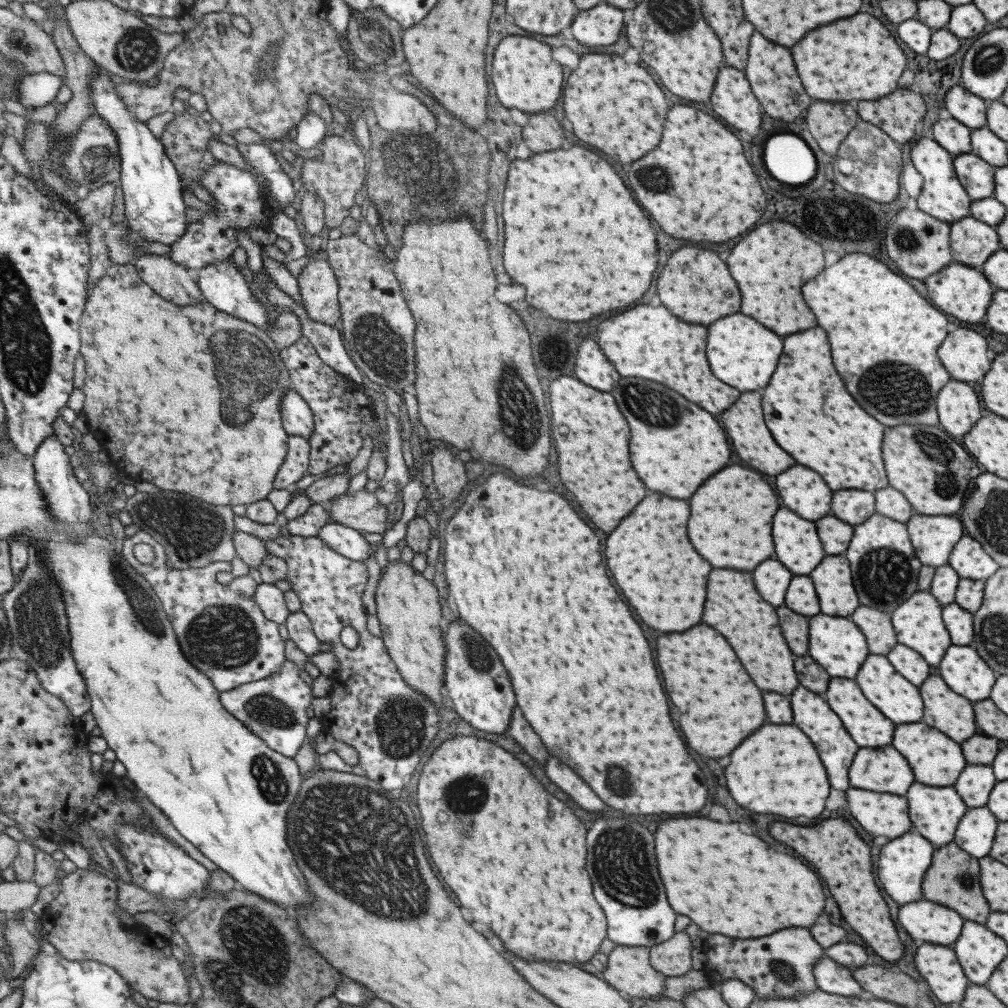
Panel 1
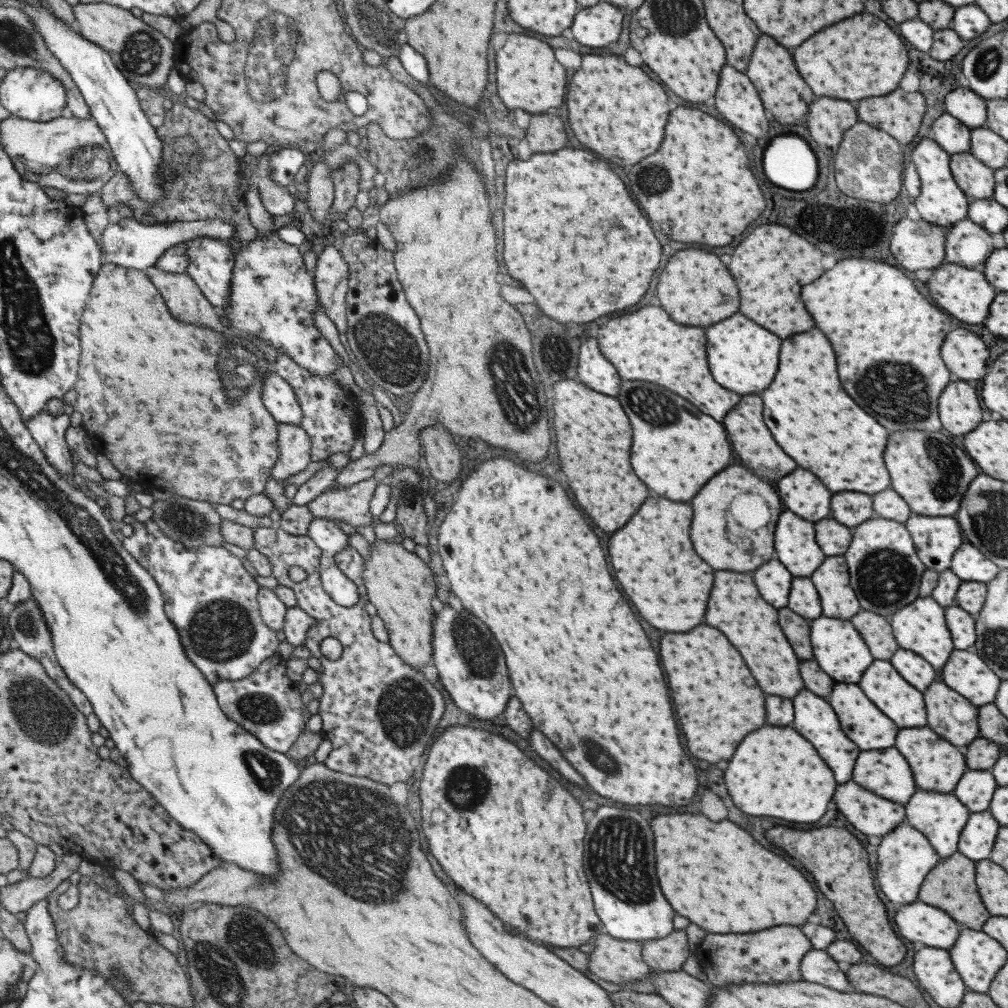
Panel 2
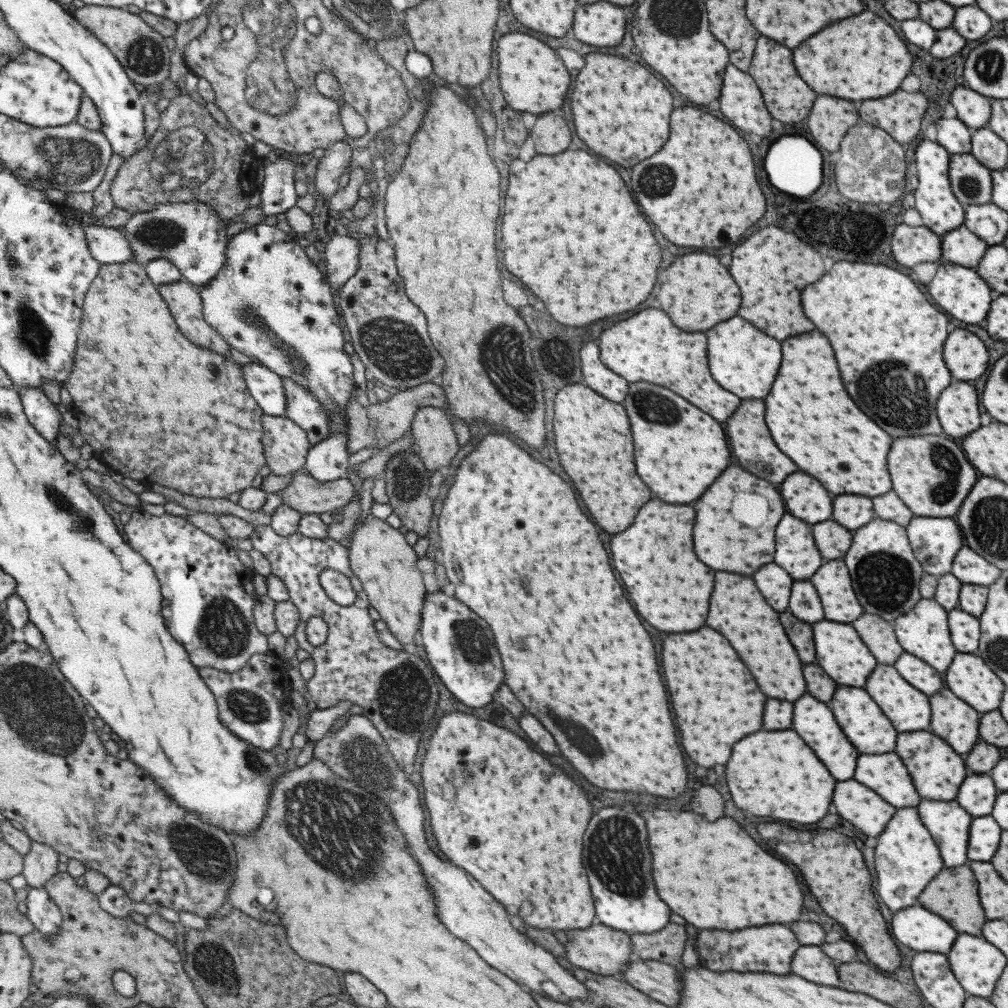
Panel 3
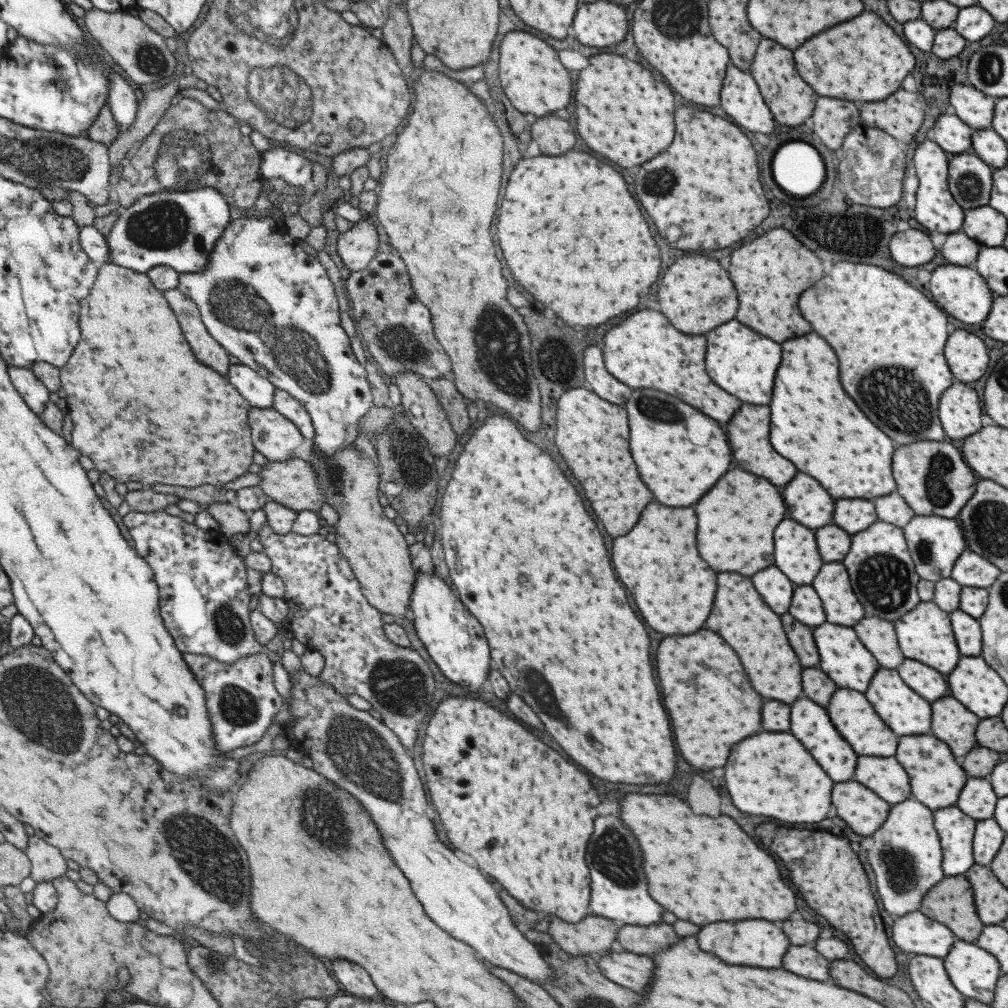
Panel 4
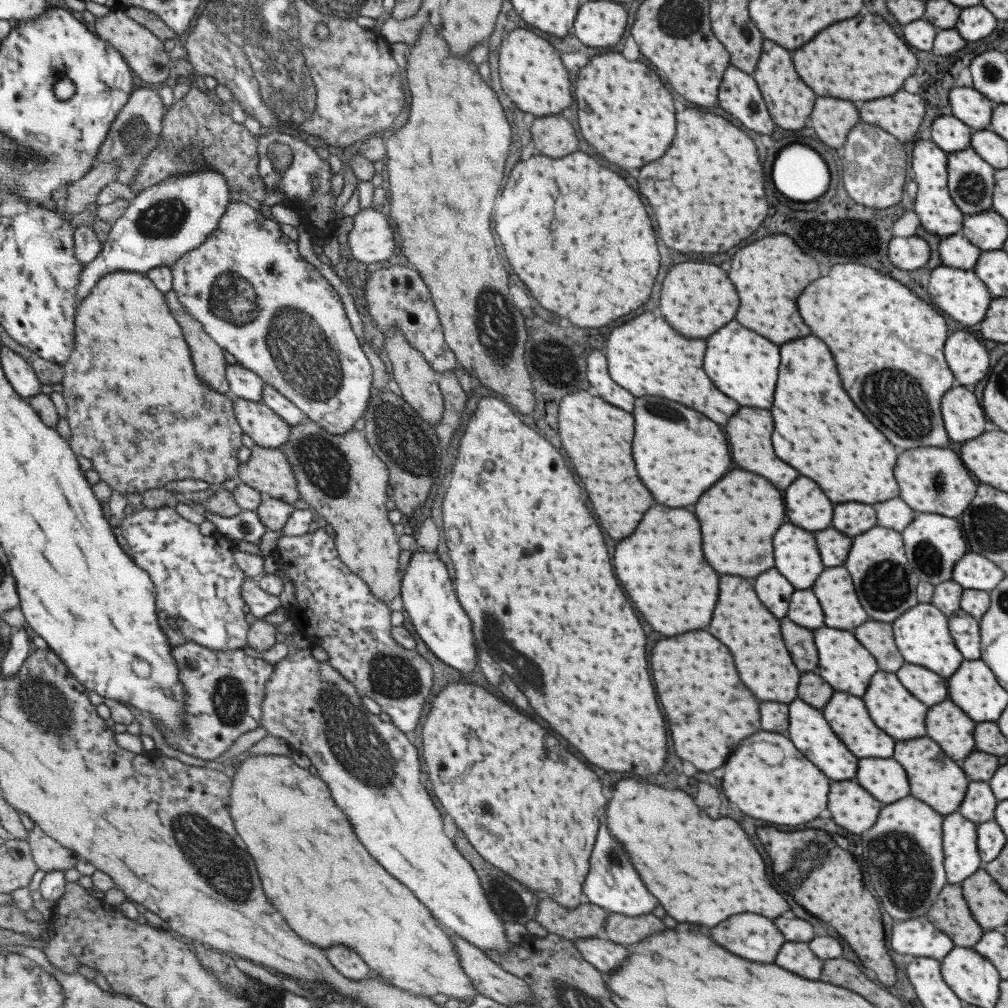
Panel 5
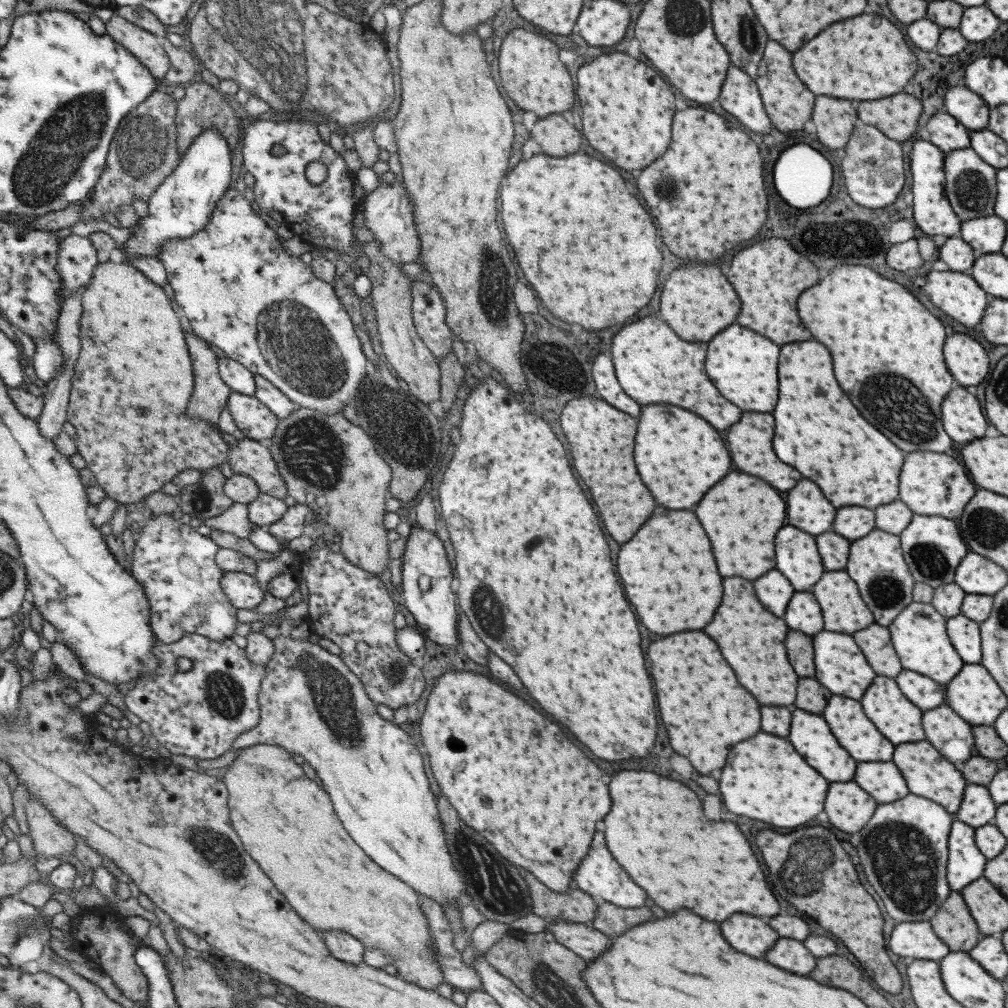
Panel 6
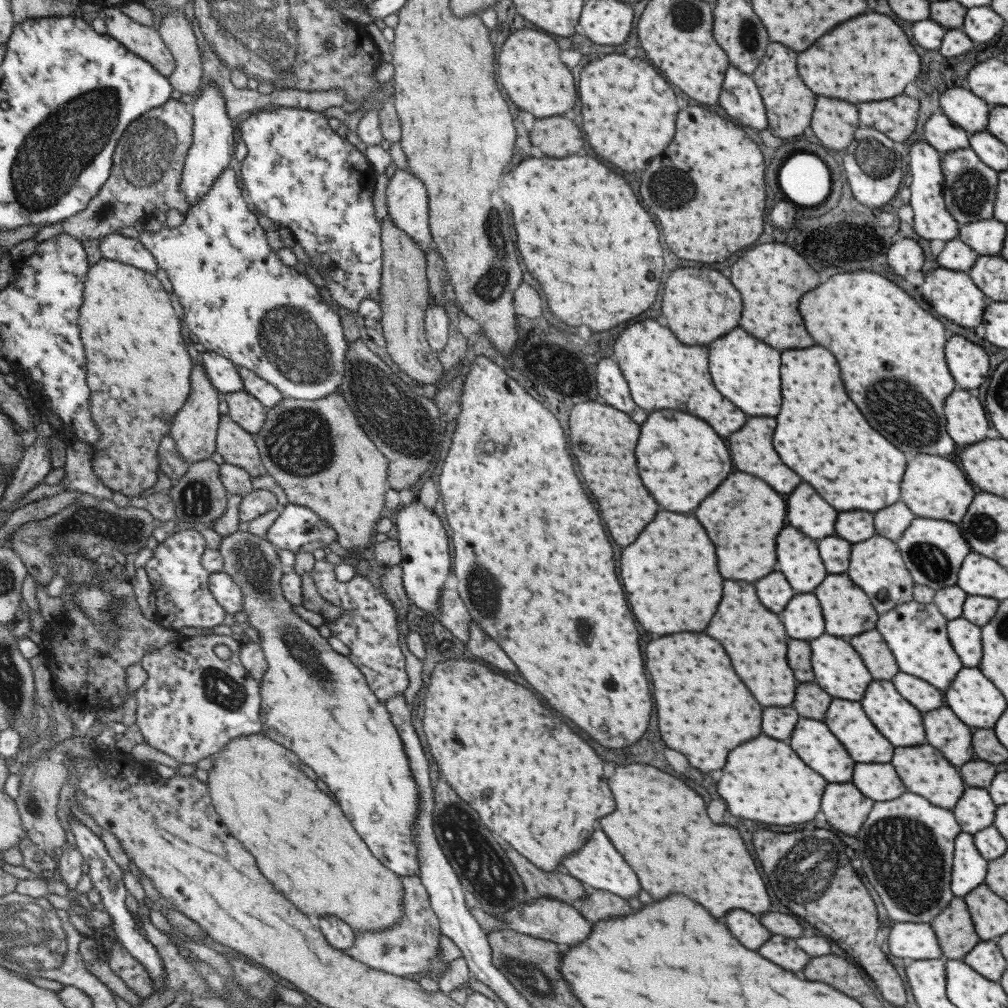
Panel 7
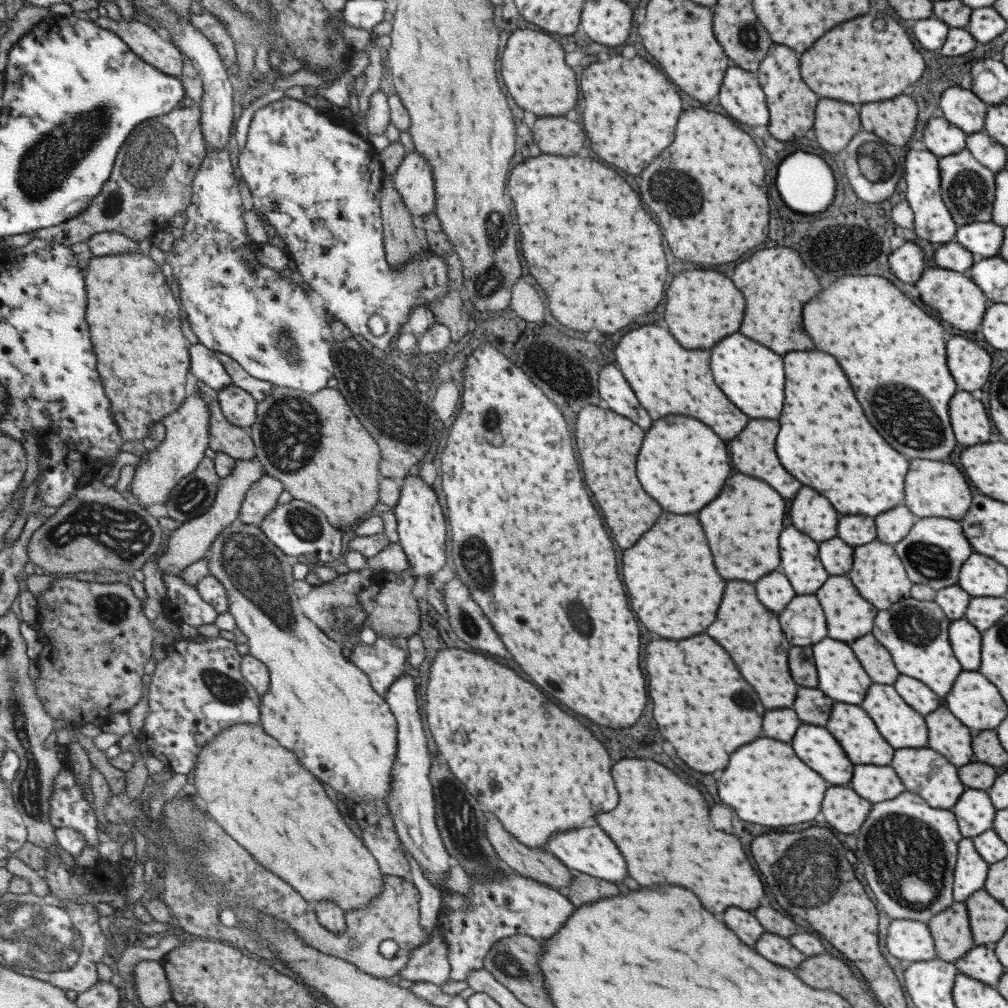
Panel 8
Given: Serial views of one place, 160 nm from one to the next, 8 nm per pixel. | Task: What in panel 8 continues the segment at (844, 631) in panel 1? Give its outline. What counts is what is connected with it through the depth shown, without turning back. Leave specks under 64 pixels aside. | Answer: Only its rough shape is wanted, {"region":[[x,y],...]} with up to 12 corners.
{"region":[[823,638],[811,654],[817,688],[861,704],[871,682],[851,648]]}

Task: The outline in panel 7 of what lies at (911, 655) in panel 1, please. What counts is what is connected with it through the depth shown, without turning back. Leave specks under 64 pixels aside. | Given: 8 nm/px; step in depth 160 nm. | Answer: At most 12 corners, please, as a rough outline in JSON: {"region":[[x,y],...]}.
{"region":[[893,676],[895,690],[919,712],[943,704],[939,690],[907,676]]}

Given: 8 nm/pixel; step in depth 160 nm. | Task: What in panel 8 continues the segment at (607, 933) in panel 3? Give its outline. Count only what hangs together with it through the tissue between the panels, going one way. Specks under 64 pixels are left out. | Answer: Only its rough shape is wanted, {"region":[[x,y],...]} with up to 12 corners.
{"region":[[495,816],[484,829],[495,854],[518,875],[559,892],[571,873],[546,849],[532,849]]}

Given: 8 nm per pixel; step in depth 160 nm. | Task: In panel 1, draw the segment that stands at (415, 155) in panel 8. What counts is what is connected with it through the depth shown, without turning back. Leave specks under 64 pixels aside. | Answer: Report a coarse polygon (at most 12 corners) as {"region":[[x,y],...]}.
{"region":[[329,258],[309,262],[297,283],[313,320],[341,320]]}

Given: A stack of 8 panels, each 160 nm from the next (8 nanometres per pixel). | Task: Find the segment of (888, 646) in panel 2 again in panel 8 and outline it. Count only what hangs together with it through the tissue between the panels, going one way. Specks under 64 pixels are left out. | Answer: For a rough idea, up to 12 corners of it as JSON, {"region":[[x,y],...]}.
{"region":[[871,634],[849,648],[873,684],[893,684],[899,672]]}

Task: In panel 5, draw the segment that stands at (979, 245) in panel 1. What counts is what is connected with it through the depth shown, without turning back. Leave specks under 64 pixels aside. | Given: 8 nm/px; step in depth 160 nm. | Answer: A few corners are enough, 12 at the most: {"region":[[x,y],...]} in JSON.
{"region":[[961,233],[938,242],[941,263],[971,270],[980,248]]}

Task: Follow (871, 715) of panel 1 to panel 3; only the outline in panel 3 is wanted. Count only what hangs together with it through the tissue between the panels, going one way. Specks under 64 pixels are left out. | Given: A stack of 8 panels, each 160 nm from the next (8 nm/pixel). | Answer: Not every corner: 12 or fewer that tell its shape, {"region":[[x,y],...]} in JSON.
{"region":[[861,688],[827,702],[859,752],[891,752],[897,732]]}

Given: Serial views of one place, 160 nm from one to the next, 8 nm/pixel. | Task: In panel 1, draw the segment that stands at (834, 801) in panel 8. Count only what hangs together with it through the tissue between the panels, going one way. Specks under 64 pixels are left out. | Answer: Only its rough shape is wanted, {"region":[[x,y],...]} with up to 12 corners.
{"region":[[849,788],[849,814],[894,839],[913,829],[903,796]]}

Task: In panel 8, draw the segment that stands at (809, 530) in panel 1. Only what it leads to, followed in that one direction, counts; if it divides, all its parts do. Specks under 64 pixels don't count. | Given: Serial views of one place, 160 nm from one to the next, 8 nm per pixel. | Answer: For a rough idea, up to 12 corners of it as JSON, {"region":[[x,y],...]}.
{"region":[[791,526],[779,534],[781,562],[795,594],[827,578],[817,544]]}

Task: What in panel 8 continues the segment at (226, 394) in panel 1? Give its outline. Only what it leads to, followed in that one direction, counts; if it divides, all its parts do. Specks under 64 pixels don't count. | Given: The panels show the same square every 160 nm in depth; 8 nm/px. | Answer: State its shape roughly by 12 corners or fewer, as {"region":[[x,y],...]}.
{"region":[[149,254],[85,269],[124,441],[188,399],[181,306]]}

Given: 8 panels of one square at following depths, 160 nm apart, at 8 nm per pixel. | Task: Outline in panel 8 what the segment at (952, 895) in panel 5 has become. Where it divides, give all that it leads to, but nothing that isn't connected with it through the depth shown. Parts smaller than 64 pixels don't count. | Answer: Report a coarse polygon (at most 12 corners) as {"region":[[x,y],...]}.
{"region":[[965,905],[927,921],[936,959],[954,963],[975,945]]}

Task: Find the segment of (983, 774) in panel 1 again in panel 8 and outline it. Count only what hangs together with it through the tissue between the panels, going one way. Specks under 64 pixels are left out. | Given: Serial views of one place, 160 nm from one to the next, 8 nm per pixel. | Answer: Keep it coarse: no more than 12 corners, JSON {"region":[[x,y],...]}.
{"region":[[965,790],[950,808],[963,838],[992,828],[987,794]]}

